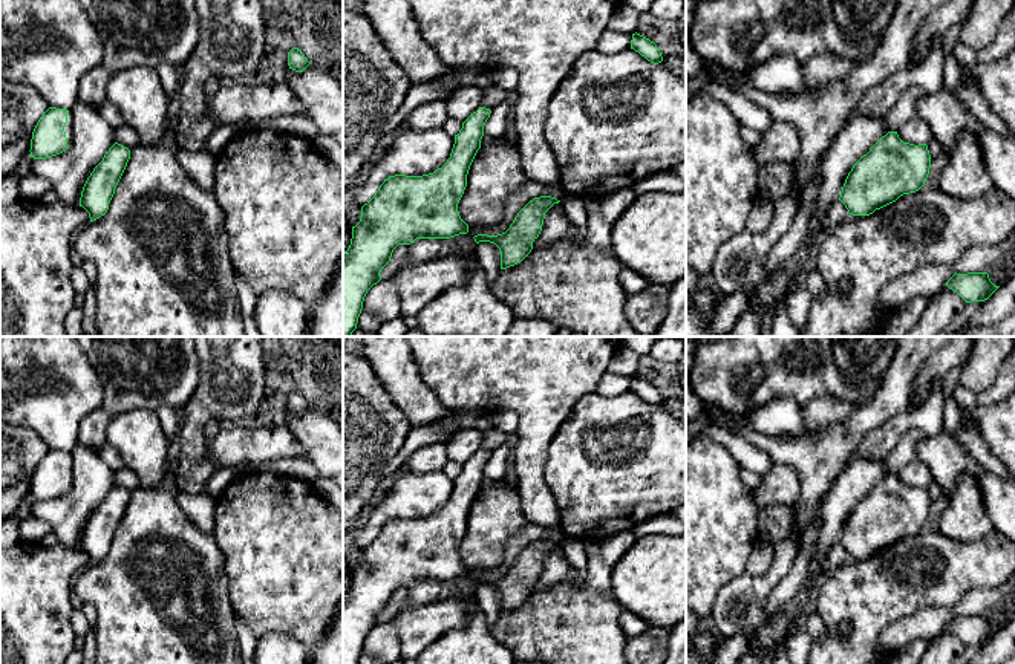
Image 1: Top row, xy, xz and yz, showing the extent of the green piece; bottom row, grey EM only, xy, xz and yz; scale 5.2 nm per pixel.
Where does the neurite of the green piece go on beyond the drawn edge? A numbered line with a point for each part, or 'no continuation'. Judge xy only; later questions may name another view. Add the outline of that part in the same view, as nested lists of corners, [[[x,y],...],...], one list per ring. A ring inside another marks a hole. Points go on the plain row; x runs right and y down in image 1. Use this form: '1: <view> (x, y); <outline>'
1: xy (69, 468); [[[69,453],[69,457],[67,457],[67,465],[64,468],[64,474],[66,474],[66,480],[67,480],[67,488],[70,490],[70,487],[72,487],[72,476],[73,476],[73,464],[72,464],[70,453]]]

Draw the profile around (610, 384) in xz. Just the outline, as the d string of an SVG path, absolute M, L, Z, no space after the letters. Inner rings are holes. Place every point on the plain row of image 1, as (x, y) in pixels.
M606 372L599 381L597 393L602 396L620 396L631 392L631 382L632 376Z

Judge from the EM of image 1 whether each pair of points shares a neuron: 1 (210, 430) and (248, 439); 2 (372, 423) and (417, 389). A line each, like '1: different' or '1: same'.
1: different
2: different

